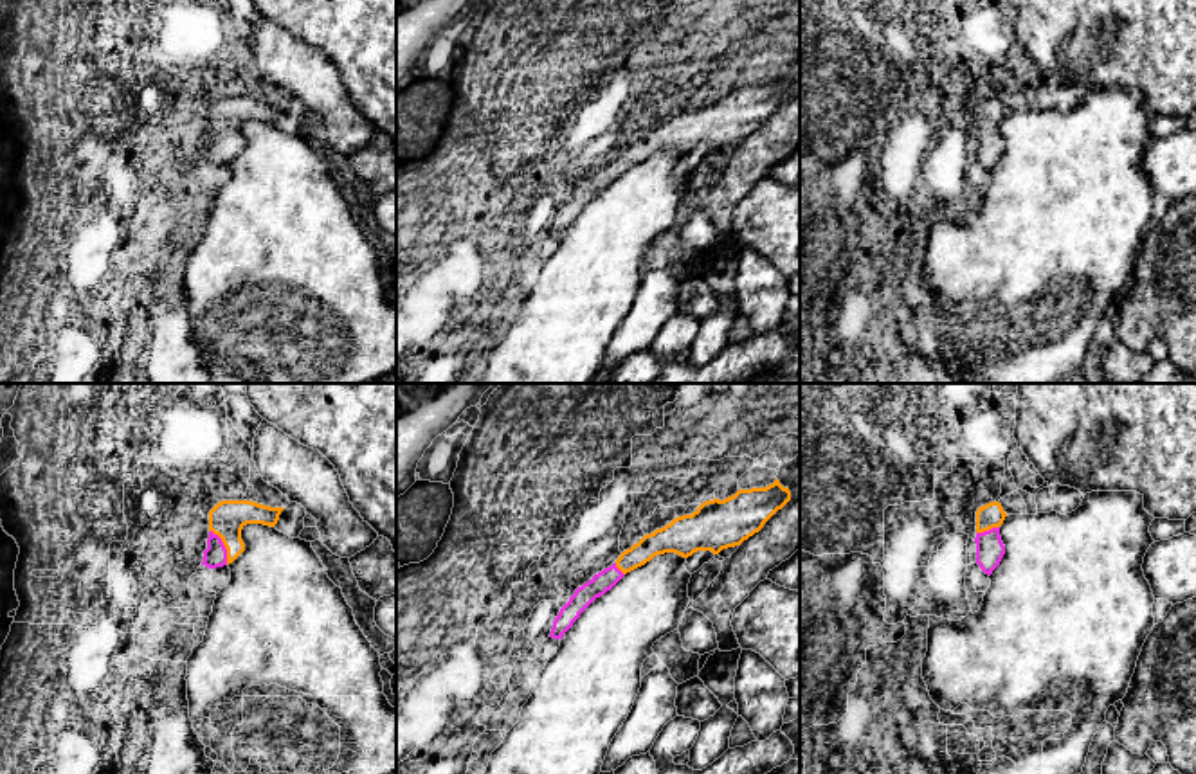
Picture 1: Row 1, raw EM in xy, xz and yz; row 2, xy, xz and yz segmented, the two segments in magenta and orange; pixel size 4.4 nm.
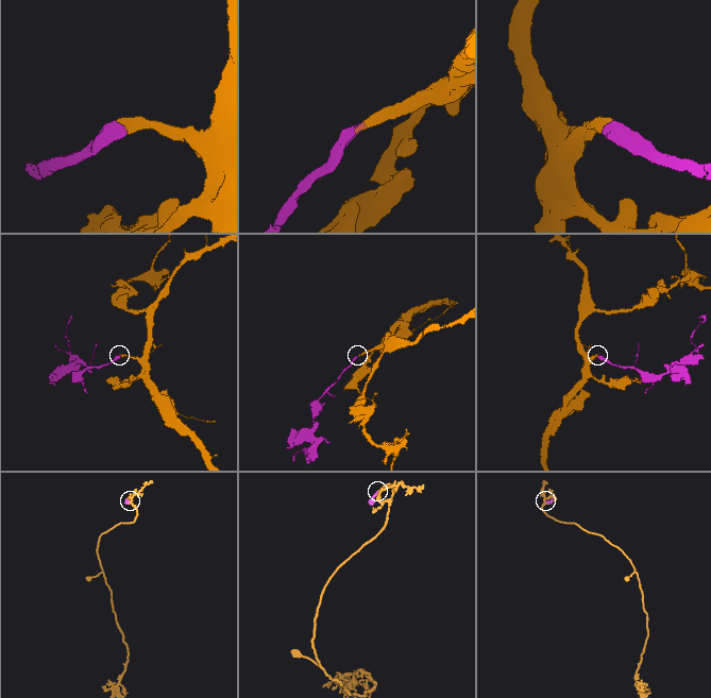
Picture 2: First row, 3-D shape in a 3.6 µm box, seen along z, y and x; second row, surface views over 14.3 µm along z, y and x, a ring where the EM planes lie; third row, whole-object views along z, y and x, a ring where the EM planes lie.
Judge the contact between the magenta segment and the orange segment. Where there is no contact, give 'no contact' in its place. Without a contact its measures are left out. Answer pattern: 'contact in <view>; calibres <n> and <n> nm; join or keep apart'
contact in xy; calibres 100 and 160 nm; join

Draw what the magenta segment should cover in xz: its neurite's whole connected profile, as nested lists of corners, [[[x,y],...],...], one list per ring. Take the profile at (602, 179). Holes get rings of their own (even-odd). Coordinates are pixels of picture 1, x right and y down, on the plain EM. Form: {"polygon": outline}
{"polygon": [[[776,76],[766,85],[738,86],[724,97],[706,97],[692,112],[677,113],[665,124],[645,131],[638,140],[623,148],[611,164],[575,187],[555,214],[549,234],[562,236],[596,194],[654,153],[675,149],[688,155],[697,148],[719,151],[722,146],[740,142],[758,130],[789,97],[789,85],[784,85]]]}

